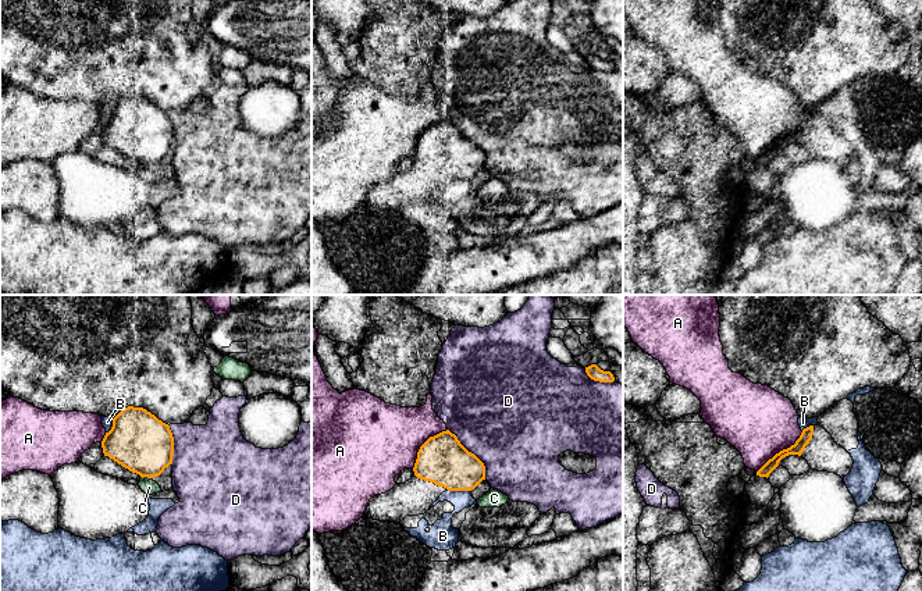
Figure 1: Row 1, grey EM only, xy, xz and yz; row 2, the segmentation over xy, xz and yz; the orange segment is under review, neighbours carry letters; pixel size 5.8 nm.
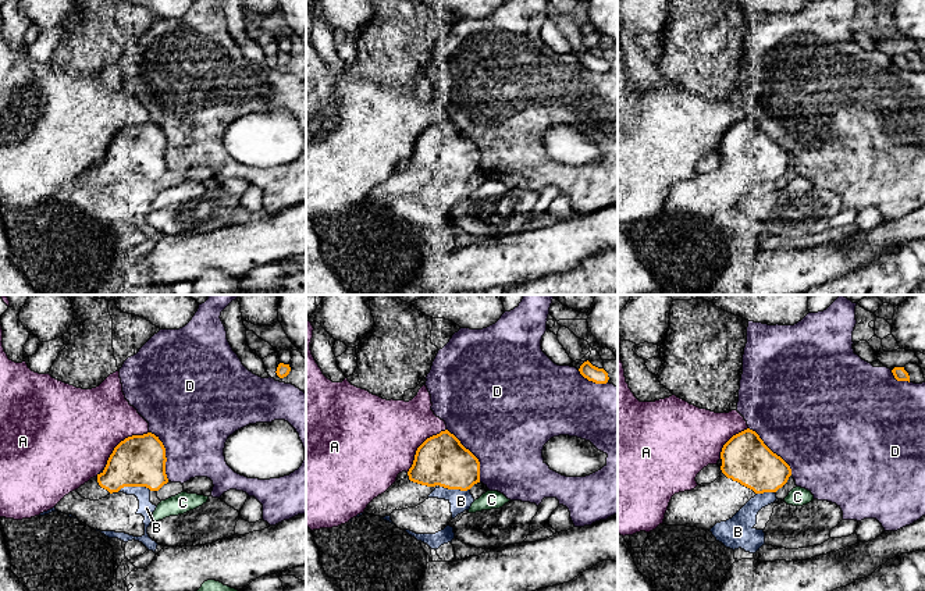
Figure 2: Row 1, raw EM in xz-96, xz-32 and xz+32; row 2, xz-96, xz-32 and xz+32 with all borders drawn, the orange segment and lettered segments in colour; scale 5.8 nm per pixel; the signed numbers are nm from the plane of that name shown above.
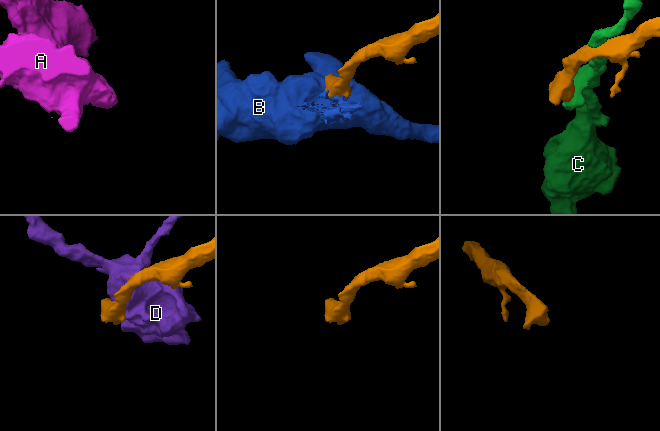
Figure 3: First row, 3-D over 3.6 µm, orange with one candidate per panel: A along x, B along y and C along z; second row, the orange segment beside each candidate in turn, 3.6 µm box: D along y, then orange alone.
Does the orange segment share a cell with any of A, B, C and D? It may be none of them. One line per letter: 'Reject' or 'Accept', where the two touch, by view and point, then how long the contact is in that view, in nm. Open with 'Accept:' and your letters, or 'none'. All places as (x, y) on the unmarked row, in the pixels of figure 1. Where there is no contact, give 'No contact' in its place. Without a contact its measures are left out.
Accept: none
A: Reject. Touches orange at yz (780, 139). Shared border 360 nm
B: Reject. Touches orange at xz (459, 178). Shared border 140 nm
C: Reject. Touches orange at xy (145, 164). Shared border 50 nm
D: Reject. Touches orange at xz (473, 142). Shared border 360 nm

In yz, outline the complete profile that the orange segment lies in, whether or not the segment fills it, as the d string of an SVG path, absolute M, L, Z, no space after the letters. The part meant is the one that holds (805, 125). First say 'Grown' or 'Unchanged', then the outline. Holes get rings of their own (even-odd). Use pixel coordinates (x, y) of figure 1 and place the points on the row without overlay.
Grown. M809 114L802 118L800 127L787 138L780 139L769 147L758 160L759 165L769 163L779 154L779 150L788 145L798 143L805 147L812 159L847 164L854 153L851 143L837 133L832 124L820 114Z

